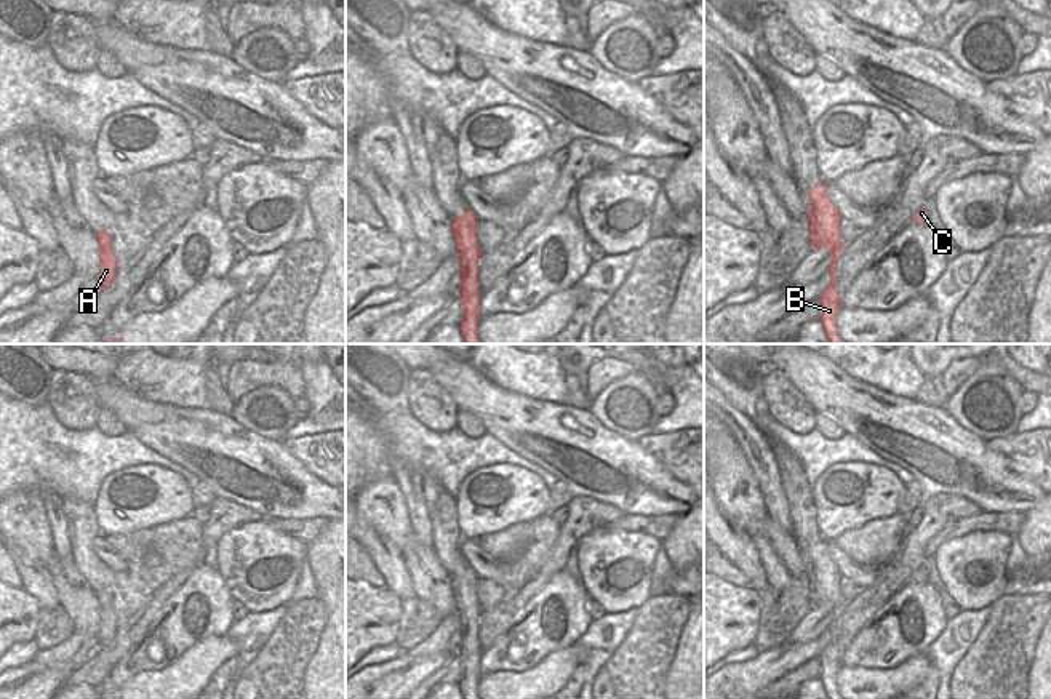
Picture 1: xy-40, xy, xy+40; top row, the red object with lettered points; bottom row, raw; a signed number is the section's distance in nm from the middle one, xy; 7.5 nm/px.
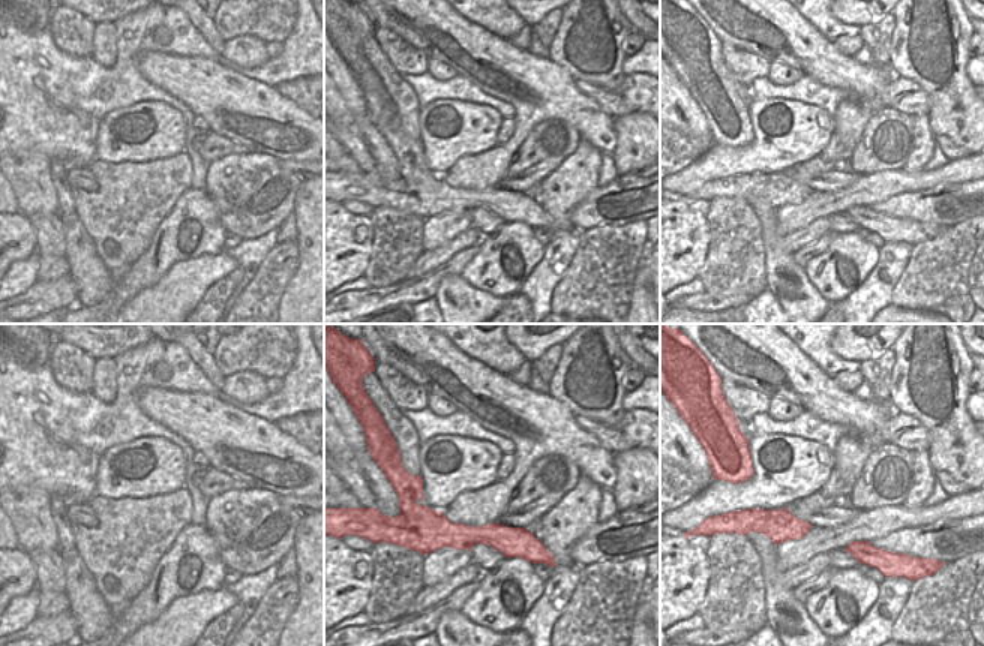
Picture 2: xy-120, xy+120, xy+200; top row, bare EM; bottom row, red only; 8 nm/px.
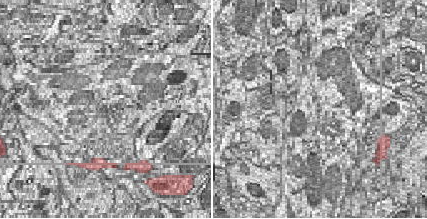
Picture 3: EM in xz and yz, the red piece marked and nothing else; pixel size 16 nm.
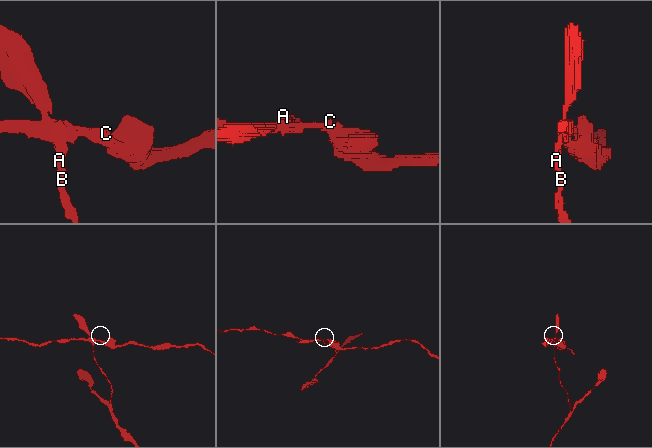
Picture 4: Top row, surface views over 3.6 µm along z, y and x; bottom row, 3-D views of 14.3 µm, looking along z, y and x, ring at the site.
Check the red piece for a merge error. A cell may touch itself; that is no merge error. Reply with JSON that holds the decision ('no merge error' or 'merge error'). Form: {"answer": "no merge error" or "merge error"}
{"answer": "merge error"}

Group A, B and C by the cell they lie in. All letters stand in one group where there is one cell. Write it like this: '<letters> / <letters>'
A B / C

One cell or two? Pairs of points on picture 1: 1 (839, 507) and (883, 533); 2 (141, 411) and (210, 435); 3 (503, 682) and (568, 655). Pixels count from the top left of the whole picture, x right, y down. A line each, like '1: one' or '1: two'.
1: two
2: one
3: one

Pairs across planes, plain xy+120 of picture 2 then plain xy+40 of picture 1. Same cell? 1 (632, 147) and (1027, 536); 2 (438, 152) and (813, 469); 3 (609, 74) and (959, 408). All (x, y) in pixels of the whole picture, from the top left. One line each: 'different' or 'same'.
1: same
2: different
3: same

